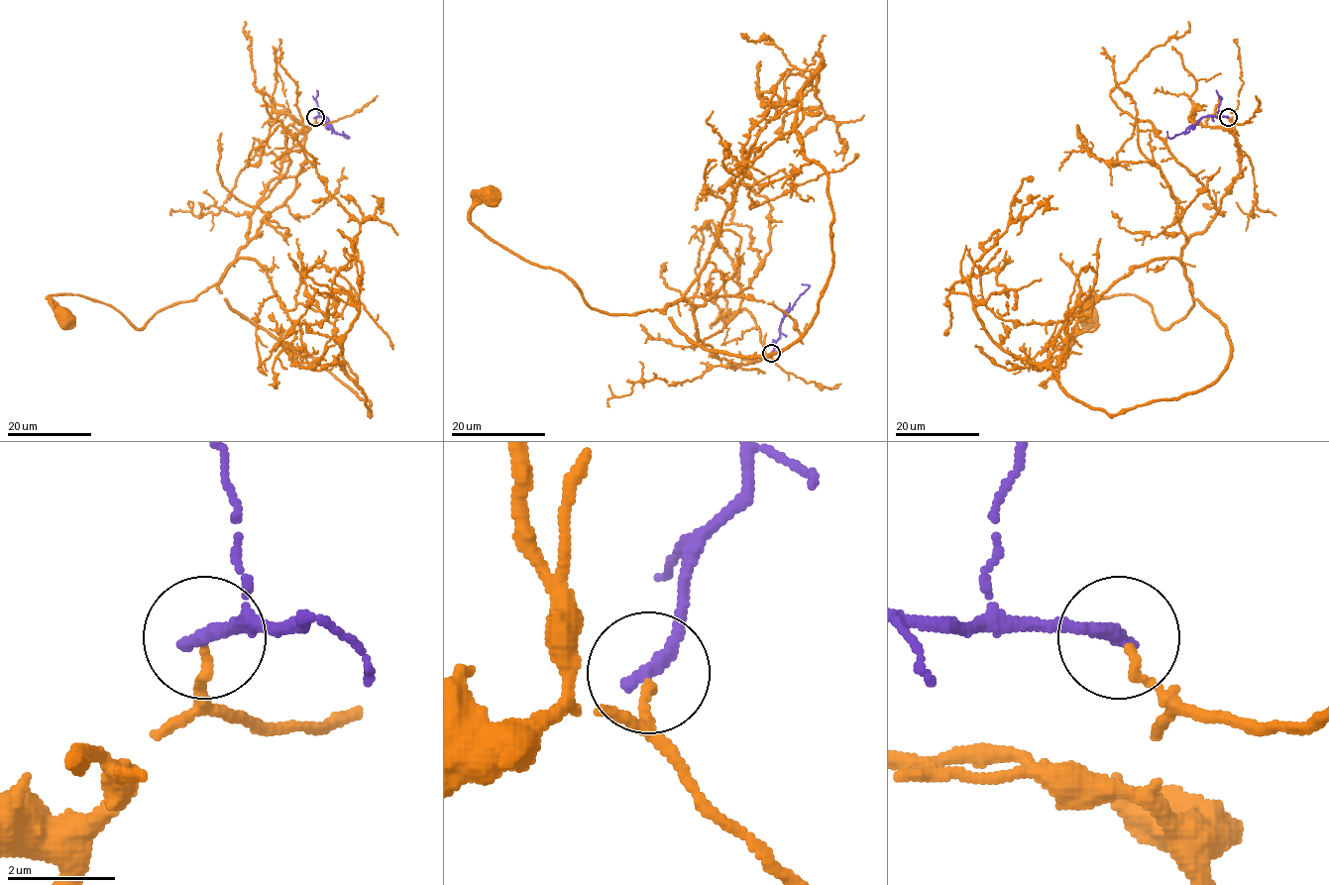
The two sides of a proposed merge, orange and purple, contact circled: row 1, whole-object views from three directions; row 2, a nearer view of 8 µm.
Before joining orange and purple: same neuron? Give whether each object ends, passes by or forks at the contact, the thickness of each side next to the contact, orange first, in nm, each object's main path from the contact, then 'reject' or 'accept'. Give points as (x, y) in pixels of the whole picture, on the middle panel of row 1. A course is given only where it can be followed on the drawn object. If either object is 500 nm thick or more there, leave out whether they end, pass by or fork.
orange ends | purple ends | 160/300 nm | orange via (772, 354), (732, 366), (698, 337), (688, 300), (594, 309), (562, 273), (471, 221), (489, 197) | purple via (772, 352), (774, 342), (780, 336), (781, 319), (809, 287), (801, 283) | reject

